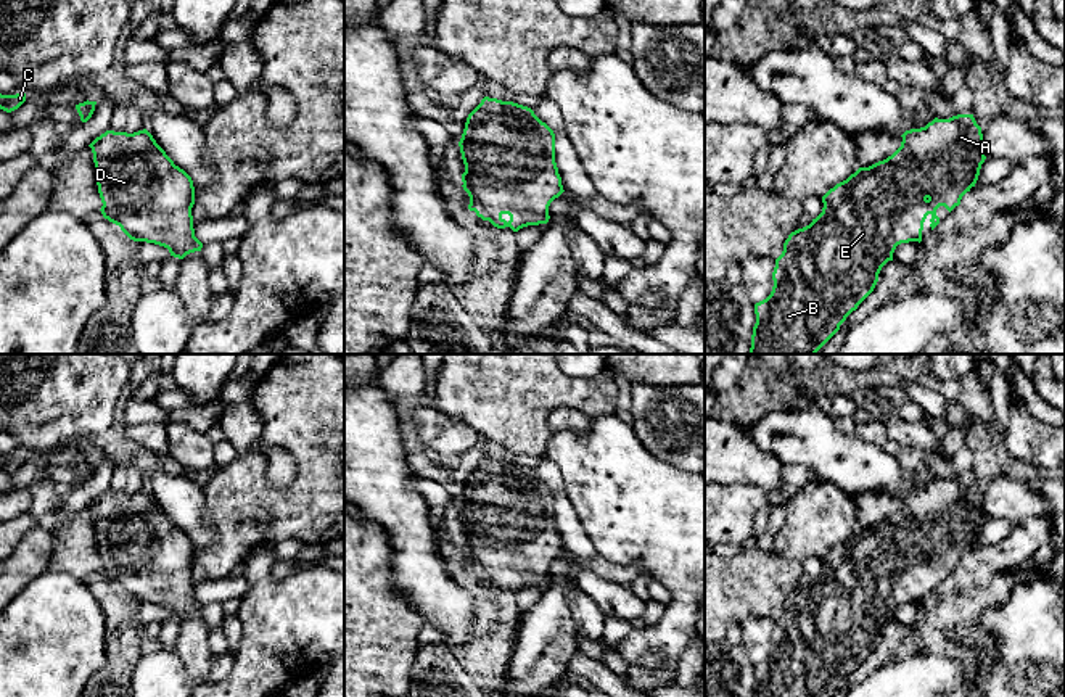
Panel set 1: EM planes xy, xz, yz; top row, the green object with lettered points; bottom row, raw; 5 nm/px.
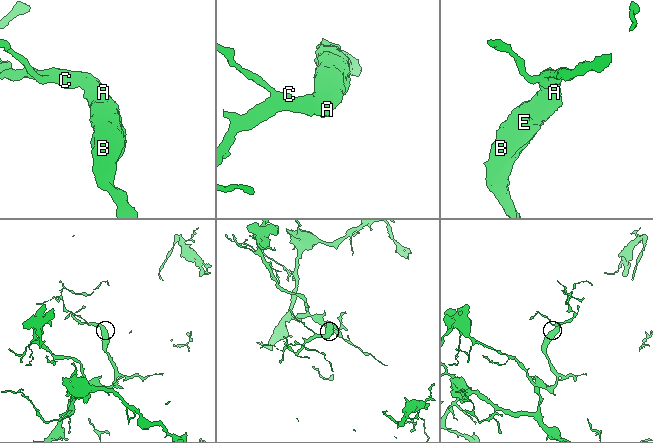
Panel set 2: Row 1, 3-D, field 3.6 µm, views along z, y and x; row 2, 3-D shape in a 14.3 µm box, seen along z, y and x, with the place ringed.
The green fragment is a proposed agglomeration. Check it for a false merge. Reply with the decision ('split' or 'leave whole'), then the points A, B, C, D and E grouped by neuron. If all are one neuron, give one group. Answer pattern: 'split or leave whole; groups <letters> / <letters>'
leave whole; groups A B C D E

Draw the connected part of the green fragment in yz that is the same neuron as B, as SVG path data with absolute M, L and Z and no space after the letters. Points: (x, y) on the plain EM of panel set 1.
M973 475L935 478L925 488L906 491L901 497L901 507L891 517L869 528L859 528L830 549L822 557L822 573L809 586L788 596L782 615L775 620L772 652L755 665L756 684L751 697L833 697L846 678L874 652L878 634L888 621L893 621L896 607L920 604L927 576L931 576L933 591L940 584L936 570L944 567L951 573L975 547L986 517L981 488Z

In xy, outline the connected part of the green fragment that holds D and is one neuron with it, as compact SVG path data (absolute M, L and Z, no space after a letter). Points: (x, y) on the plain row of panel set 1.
M143 489L134 494L106 491L90 505L95 538L101 559L101 575L134 602L164 607L171 617L183 620L201 612L203 604L195 597L191 568L195 547L191 538L174 525L153 496Z

